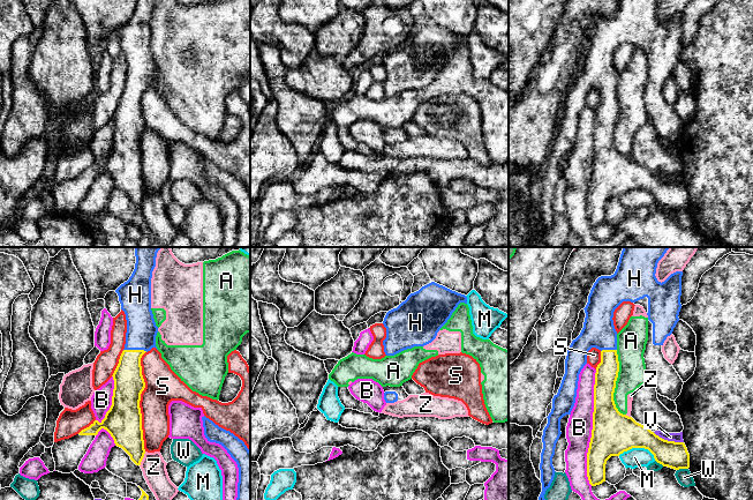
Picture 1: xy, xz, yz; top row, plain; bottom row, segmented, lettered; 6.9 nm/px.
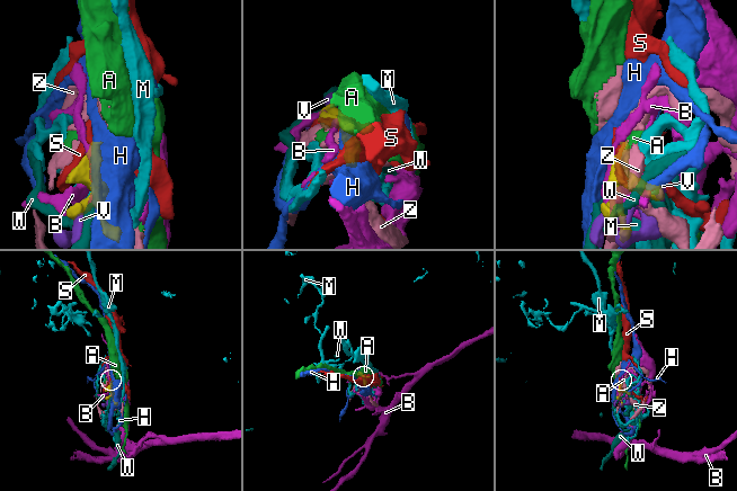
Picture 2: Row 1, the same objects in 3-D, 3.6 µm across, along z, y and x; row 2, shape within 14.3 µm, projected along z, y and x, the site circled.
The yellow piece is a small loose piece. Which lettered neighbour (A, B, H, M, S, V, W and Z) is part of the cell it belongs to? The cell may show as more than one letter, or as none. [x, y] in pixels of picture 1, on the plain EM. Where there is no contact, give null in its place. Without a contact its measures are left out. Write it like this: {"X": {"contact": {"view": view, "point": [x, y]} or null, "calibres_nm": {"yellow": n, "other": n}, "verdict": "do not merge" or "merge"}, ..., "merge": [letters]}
{"A": {"contact": {"view": "yz", "point": [615, 125]}, "calibres_nm": {"yellow": 200, "other": 200}, "verdict": "do not merge"}, "B": {"contact": {"view": "yz", "point": [593, 169]}, "calibres_nm": {"yellow": 300, "other": 180}, "verdict": "do not merge"}, "H": {"contact": {"view": "xy", "point": [135, 91]}, "calibres_nm": {"yellow": 200, "other": 220}, "verdict": "merge"}, "M": {"contact": {"view": "yz", "point": [638, 188]}, "calibres_nm": {"yellow": 300, "other": 140}, "verdict": "do not merge"}, "S": {"contact": {"view": "xy", "point": [140, 141]}, "calibres_nm": {"yellow": 260, "other": 240}, "verdict": "do not merge"}, "V": {"contact": {"view": "yz", "point": [667, 181]}, "calibres_nm": {"yellow": 190, "other": 60}, "verdict": "do not merge"}, "W": {"contact": {"view": "yz", "point": [682, 209]}, "calibres_nm": {"yellow": 190, "other": 110}, "verdict": "do not merge"}, "Z": {"contact": {"view": "xy", "point": [142, 200]}, "calibres_nm": {"yellow": 220, "other": 170}, "verdict": "do not merge"}, "merge": ["H"]}

